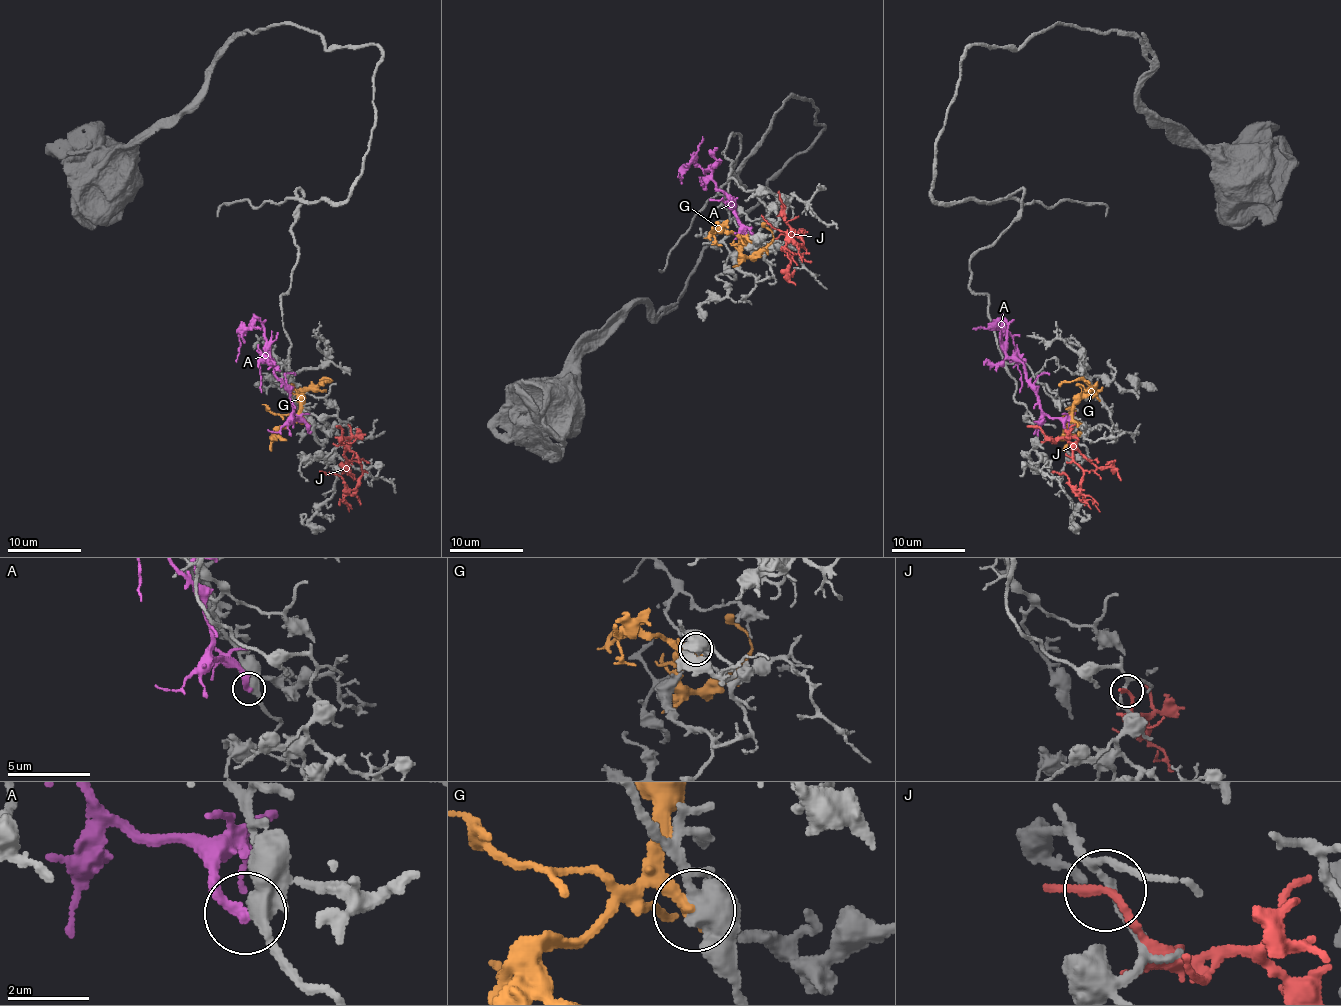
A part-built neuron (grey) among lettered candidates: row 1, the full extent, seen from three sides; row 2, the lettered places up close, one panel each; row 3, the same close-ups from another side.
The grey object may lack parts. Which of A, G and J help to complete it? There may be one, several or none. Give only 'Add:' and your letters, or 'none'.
Add: none

